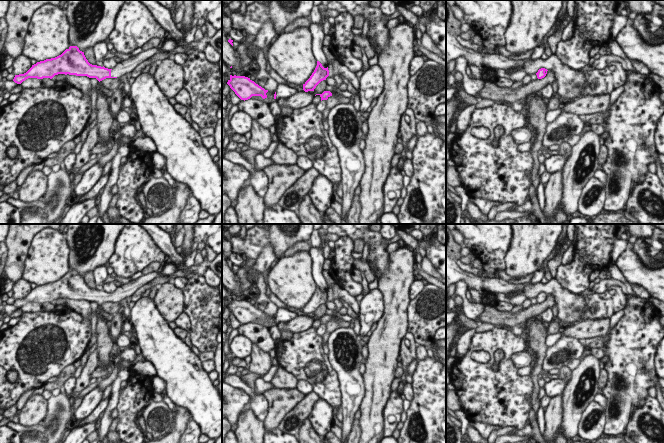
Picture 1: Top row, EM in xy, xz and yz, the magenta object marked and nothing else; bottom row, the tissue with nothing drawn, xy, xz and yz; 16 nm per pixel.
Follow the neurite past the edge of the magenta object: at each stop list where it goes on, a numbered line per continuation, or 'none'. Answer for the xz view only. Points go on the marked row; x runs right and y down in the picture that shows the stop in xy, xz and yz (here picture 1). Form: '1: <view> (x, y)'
none

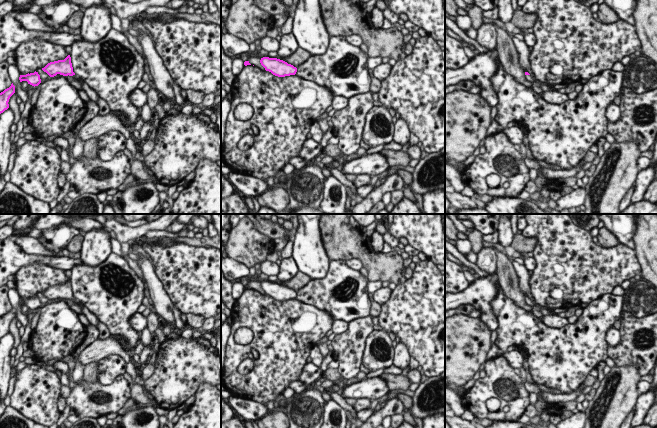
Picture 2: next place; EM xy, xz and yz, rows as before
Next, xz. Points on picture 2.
none

